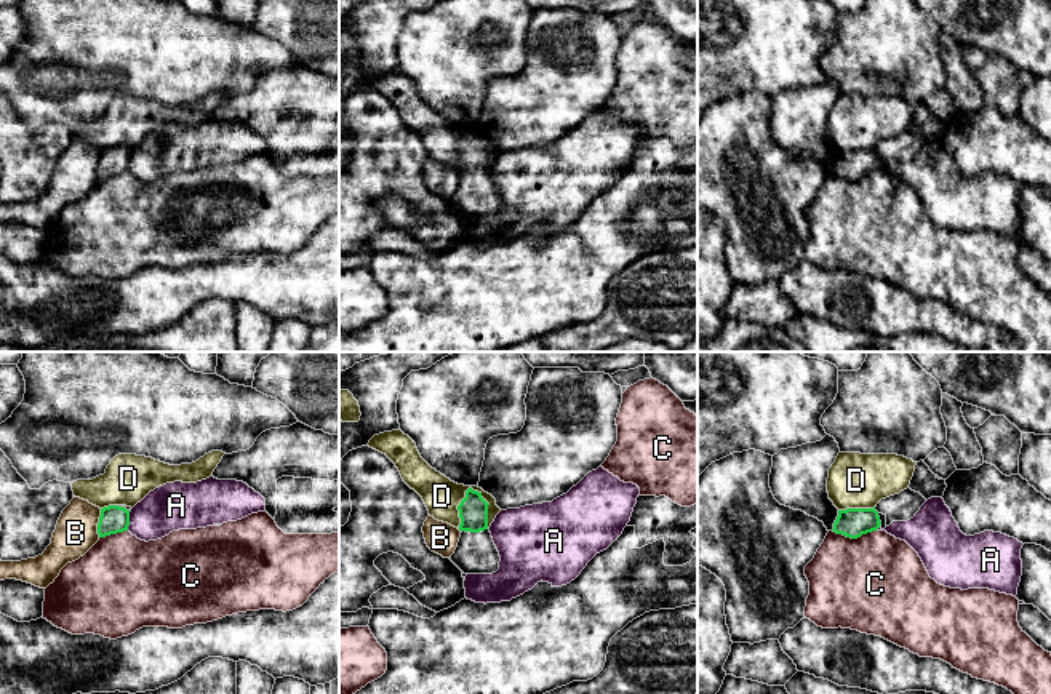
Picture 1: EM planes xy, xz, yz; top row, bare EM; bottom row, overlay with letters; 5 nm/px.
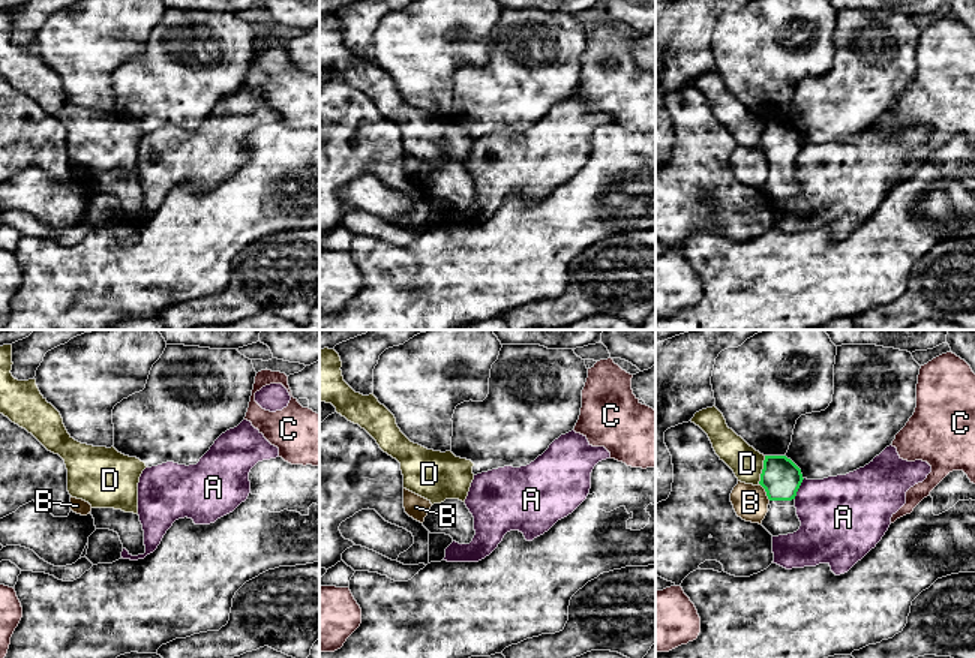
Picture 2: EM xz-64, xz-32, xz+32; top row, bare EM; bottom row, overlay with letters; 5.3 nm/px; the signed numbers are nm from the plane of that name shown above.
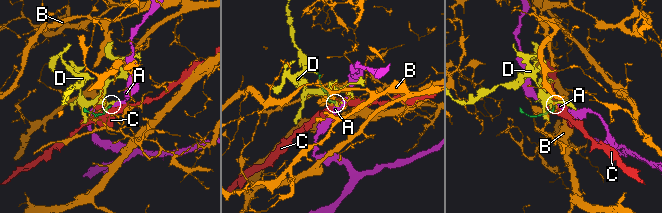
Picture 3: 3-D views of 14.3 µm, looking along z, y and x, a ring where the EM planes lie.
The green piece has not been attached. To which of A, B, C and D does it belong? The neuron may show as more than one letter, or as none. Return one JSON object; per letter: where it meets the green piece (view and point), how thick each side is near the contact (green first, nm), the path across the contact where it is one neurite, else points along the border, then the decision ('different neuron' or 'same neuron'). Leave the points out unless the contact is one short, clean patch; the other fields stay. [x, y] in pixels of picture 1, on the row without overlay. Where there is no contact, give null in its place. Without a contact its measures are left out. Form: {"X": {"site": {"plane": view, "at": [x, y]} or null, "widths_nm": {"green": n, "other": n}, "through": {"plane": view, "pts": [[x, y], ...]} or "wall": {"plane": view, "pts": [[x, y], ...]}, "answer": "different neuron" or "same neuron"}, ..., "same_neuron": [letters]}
{"A": {"site": {"plane": "xy", "at": [128, 163]}, "widths_nm": {"green": 140, "other": 240}, "wall": {"plane": "xy", "pts": [[130, 154], [127, 171]]}, "answer": "different neuron"}, "B": {"site": {"plane": "xy", "at": [98, 165]}, "widths_nm": {"green": 140, "other": 220}, "answer": "different neuron"}, "C": {"site": {"plane": "yz", "at": [855, 179]}, "widths_nm": {"green": 150, "other": 500}, "answer": "different neuron"}, "D": {"site": {"plane": "xz", "at": [458, 149]}, "widths_nm": {"green": 140, "other": 190}, "answer": "different neuron"}, "same_neuron": []}

